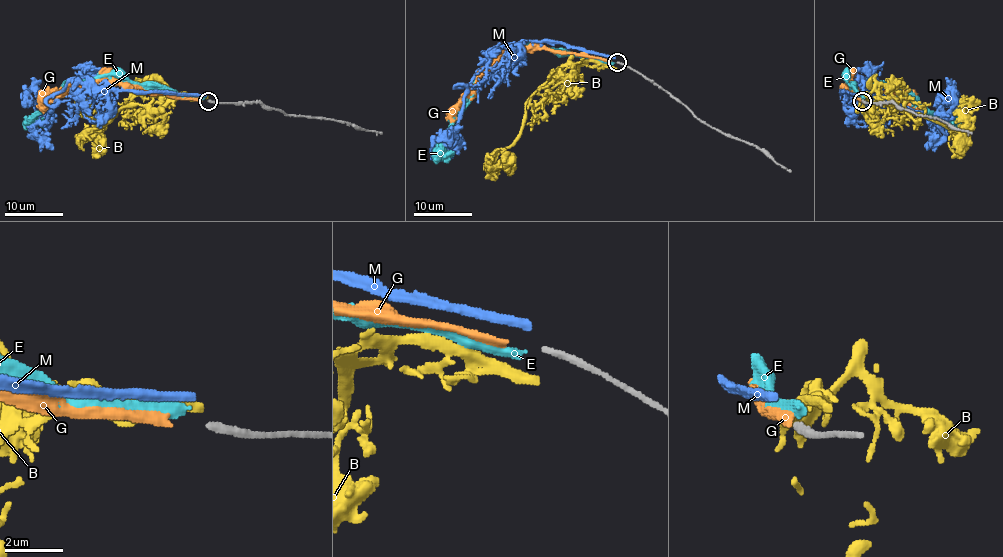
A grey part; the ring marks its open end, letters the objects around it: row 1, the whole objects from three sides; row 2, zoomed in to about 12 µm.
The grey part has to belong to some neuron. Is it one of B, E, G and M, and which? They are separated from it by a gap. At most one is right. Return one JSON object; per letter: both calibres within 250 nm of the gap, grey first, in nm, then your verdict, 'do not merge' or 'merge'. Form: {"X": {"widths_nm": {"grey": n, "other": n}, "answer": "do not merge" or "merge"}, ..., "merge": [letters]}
{"B": {"widths_nm": {"grey": 240, "other": 360}, "answer": "do not merge"}, "E": {"widths_nm": {"grey": 240, "other": 360}, "answer": "do not merge"}, "G": {"widths_nm": {"grey": 240, "other": 260}, "answer": "do not merge"}, "M": {"widths_nm": {"grey": 240, "other": 320}, "answer": "do not merge"}, "merge": []}

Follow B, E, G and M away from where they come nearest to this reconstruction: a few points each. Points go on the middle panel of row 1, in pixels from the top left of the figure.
B: (616, 67), (584, 62), (565, 64), (526, 105), (518, 137), (502, 155), (504, 169), (489, 163)
E: (614, 63), (556, 54), (542, 47), (507, 50), (482, 76), (472, 99), (444, 136), (443, 155), (436, 163)
G: (610, 62), (574, 53), (555, 53), (548, 48), (508, 50), (463, 99), (450, 123)
M: (614, 59), (523, 41), (502, 67), (468, 88), (459, 146), (452, 153), (434, 137)

